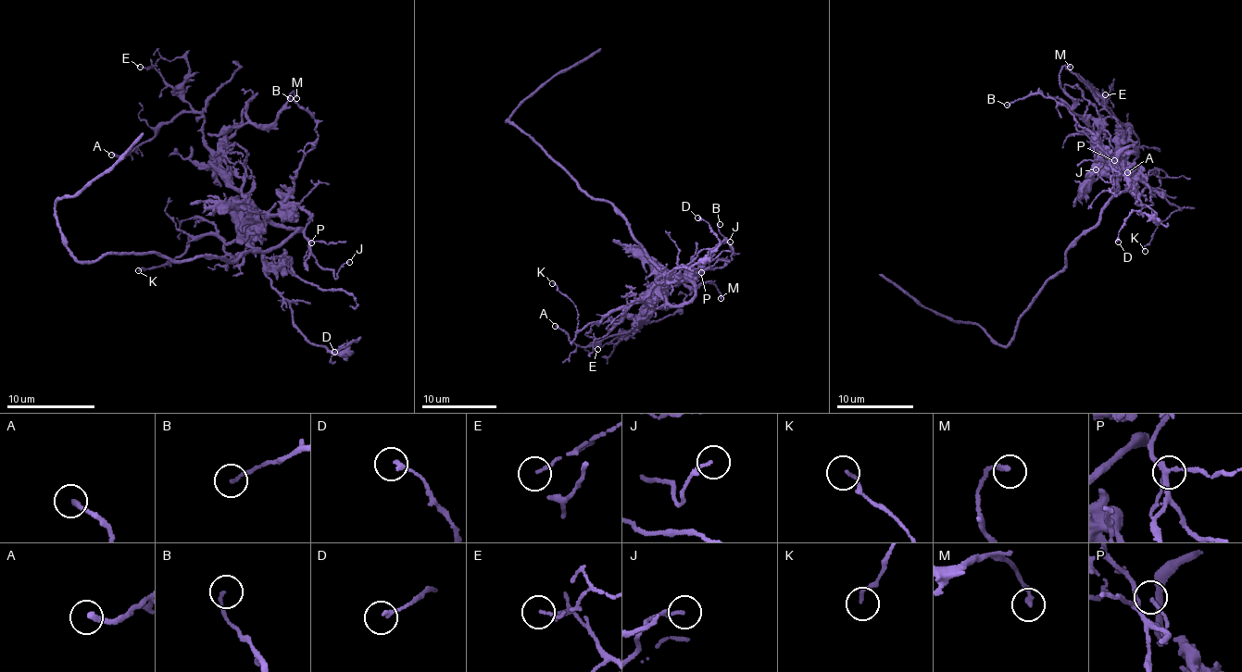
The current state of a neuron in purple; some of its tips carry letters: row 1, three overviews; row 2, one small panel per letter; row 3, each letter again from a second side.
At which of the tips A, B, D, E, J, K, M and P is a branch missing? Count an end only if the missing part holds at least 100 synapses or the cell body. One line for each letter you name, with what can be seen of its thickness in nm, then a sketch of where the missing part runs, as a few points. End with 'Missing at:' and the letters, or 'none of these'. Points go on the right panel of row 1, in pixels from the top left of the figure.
Missing at: none of these

